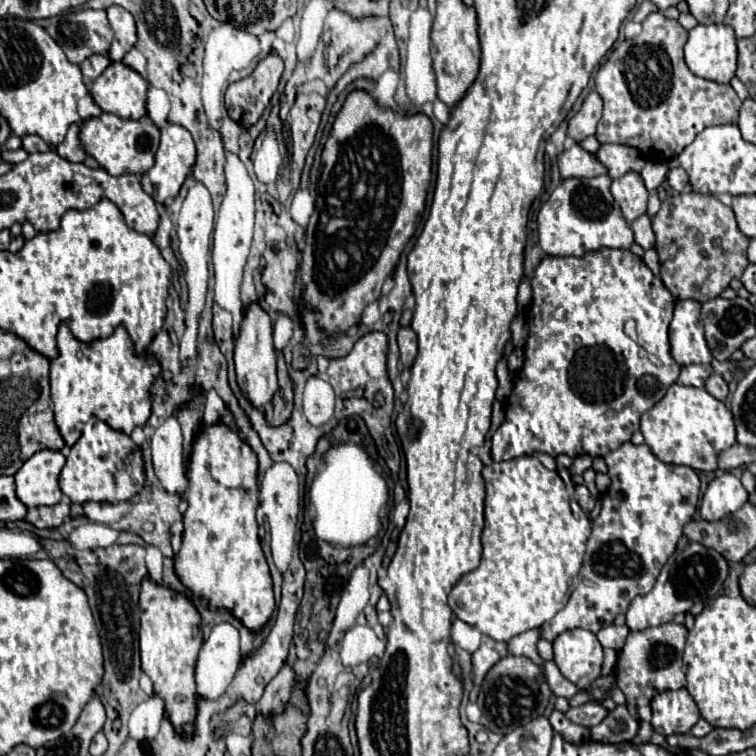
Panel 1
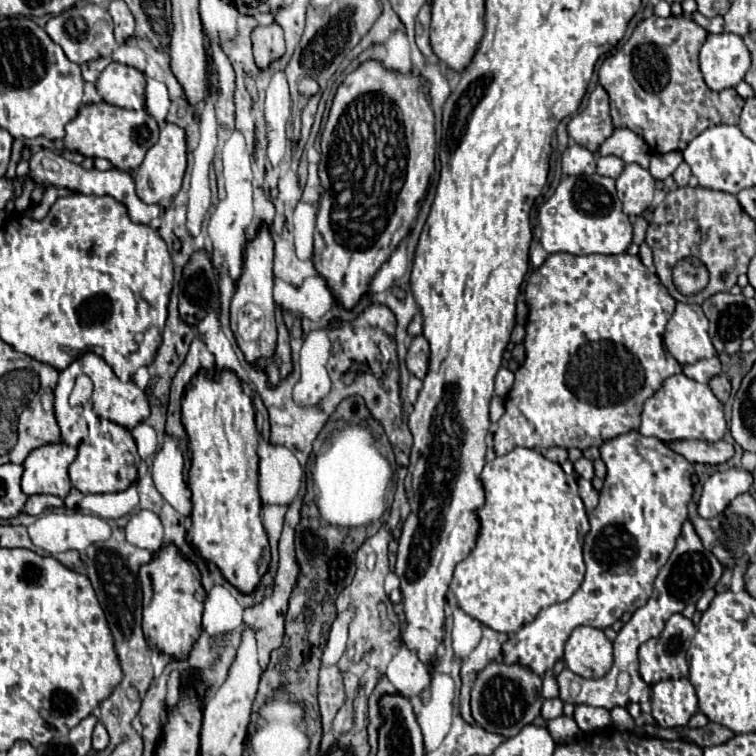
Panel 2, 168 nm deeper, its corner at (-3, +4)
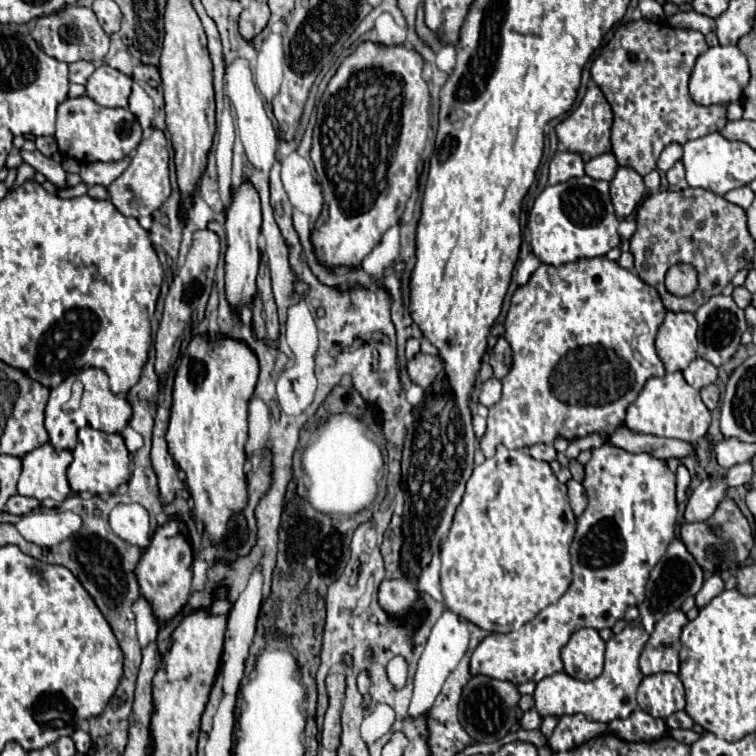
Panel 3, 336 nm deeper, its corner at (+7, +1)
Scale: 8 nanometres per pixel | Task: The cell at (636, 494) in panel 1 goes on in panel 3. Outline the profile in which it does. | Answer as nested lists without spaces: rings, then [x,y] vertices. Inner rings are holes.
[[[605,442],[601,448],[593,448],[581,484],[589,504],[577,518],[577,532],[571,542],[573,582],[569,590],[521,630],[489,634],[471,656],[471,674],[485,674],[517,686],[539,682],[563,670],[561,648],[571,634],[581,628],[613,628],[629,606],[645,600],[649,574],[675,538],[675,474],[651,454],[631,454]]]

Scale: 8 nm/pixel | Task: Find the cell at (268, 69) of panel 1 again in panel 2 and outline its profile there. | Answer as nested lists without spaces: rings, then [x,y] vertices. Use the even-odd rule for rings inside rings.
[[[277,23],[269,27],[255,27],[251,39],[253,39],[255,63],[261,71],[265,71],[273,61],[281,59],[285,53],[283,29]]]

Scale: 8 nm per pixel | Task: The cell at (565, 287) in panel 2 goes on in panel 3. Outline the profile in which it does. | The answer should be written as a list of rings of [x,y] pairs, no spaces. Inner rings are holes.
[[[607,256],[569,262],[569,266],[539,266],[533,272],[533,276],[529,278],[529,282],[525,286],[517,288],[517,292],[513,294],[511,308],[509,308],[507,318],[505,318],[505,340],[509,342],[511,352],[513,352],[513,366],[511,366],[509,374],[501,380],[503,382],[501,400],[493,408],[489,408],[487,432],[483,434],[483,438],[479,442],[485,458],[491,458],[495,454],[497,444],[505,444],[507,448],[527,448],[527,446],[533,446],[533,444],[539,444],[539,442],[553,444],[553,440],[557,436],[565,436],[567,440],[575,440],[575,438],[587,436],[591,432],[597,432],[601,436],[609,436],[625,420],[627,406],[639,396],[647,378],[665,374],[663,362],[659,360],[659,356],[655,352],[655,334],[665,320],[665,312],[667,310],[665,310],[657,290],[647,286],[637,274],[631,274],[629,270],[621,268],[617,262],[609,260]]]

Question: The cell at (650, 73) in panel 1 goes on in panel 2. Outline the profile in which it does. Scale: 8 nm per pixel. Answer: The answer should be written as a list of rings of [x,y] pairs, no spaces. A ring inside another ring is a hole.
[[[651,15],[649,19],[641,21],[635,27],[633,35],[627,39],[627,43],[615,55],[609,55],[599,69],[599,83],[609,93],[609,99],[611,99],[613,127],[631,129],[651,147],[653,153],[669,153],[669,151],[683,151],[687,143],[695,139],[695,135],[699,135],[711,125],[719,125],[719,123],[737,125],[743,109],[743,99],[737,95],[737,91],[735,89],[711,91],[703,83],[697,53],[705,37],[707,37],[707,31],[687,17],[671,15],[663,19],[659,15]]]

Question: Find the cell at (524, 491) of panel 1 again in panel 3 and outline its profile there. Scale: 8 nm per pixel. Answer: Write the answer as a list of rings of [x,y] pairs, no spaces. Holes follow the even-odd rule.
[[[497,446],[493,458],[475,466],[463,502],[441,546],[441,592],[445,606],[487,632],[513,632],[533,620],[545,606],[557,602],[571,584],[569,544],[576,530],[576,517],[565,495],[567,486],[555,478],[551,466],[523,450]]]

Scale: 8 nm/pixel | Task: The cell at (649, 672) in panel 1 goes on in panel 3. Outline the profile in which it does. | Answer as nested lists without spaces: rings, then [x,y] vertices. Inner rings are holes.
[[[681,610],[665,614],[653,628],[643,652],[641,652],[641,672],[645,676],[657,672],[679,672],[679,650],[681,650],[681,628],[687,624],[687,616]]]

